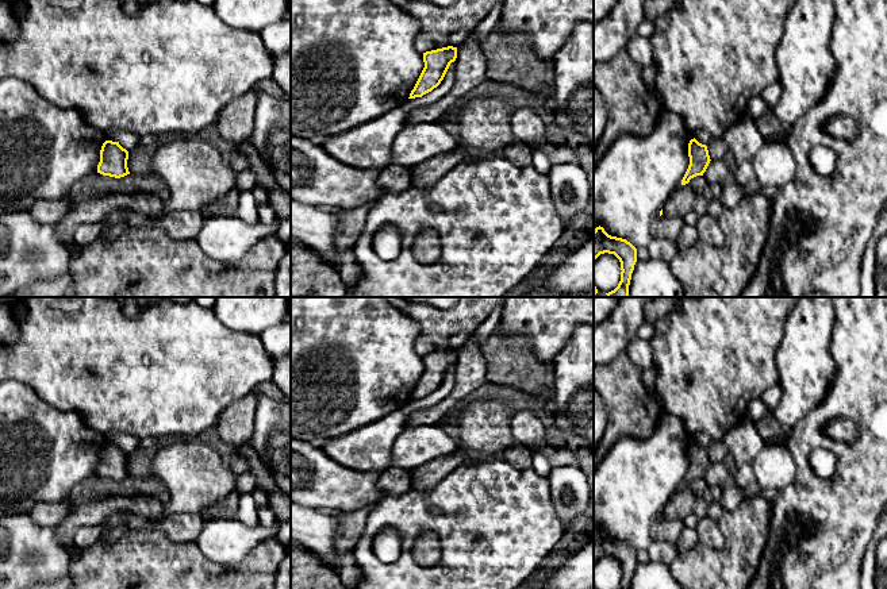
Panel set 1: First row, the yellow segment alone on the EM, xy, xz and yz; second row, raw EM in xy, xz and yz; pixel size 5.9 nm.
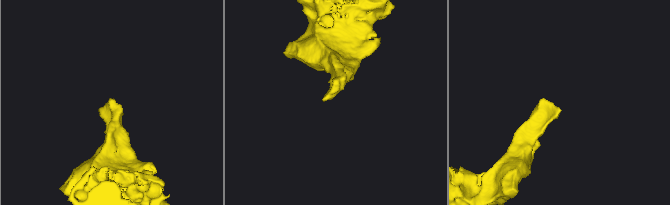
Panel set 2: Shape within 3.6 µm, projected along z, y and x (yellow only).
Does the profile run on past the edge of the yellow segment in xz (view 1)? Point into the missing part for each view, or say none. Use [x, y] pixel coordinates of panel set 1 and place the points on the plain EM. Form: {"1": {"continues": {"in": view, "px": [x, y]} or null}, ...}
{"1": {"continues": null}}

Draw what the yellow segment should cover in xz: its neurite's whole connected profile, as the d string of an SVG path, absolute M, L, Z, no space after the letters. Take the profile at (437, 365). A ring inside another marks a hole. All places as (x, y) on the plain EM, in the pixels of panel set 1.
M453 349L423 355L425 370L408 401L422 400L437 390L456 361L457 350Z

